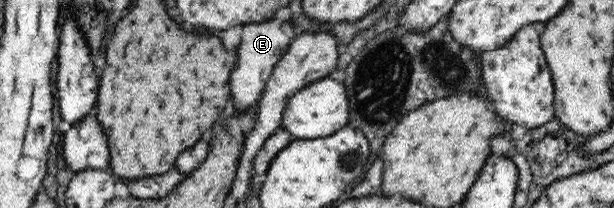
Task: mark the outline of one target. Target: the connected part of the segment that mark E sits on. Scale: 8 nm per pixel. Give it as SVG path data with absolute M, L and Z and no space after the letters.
M291 18L287 21L276 19L270 22L260 22L260 24L248 23L243 26L242 40L237 48L237 61L230 74L231 98L233 98L233 107L237 108L238 112L240 108L254 108L259 103L261 93L267 80L271 78L276 63L280 62L296 36L294 27L295 21Z

